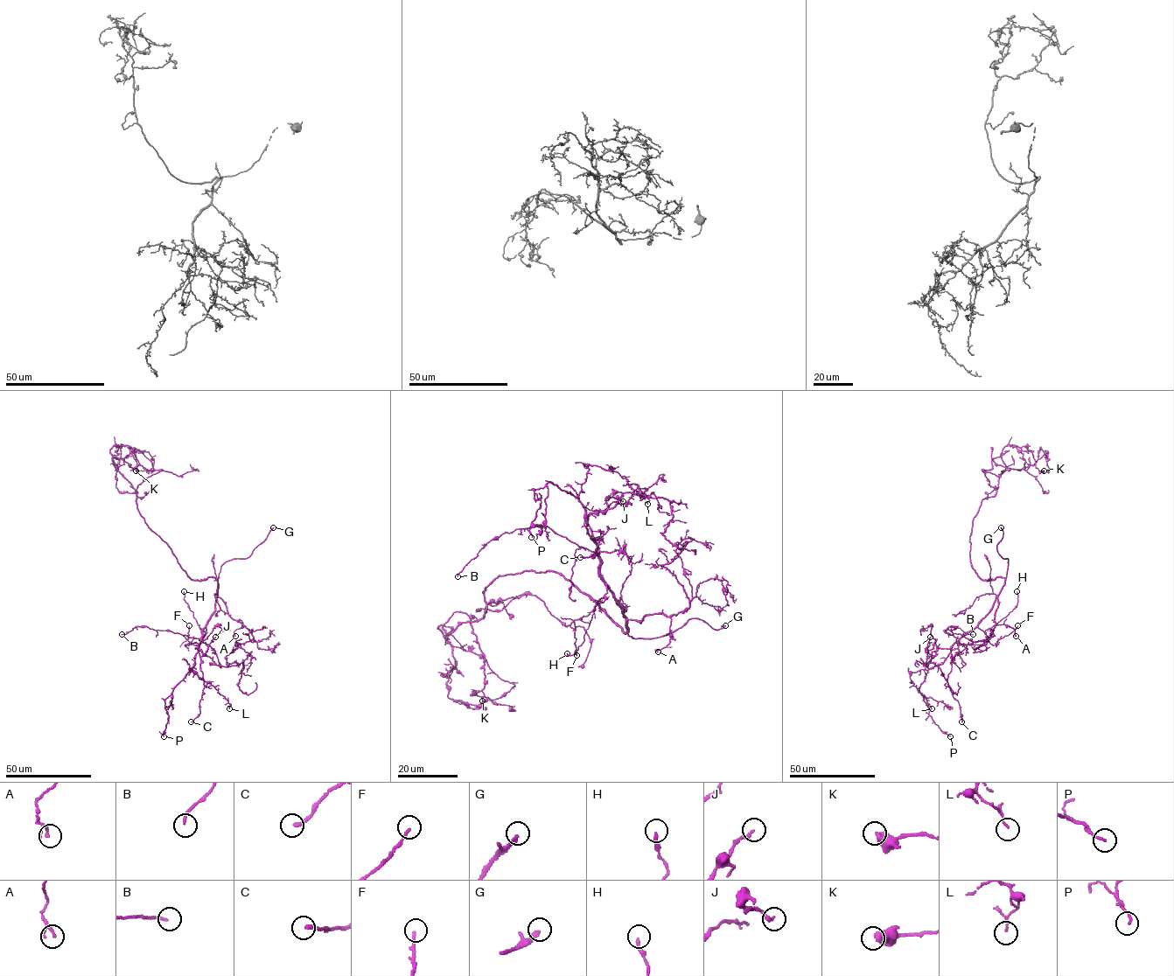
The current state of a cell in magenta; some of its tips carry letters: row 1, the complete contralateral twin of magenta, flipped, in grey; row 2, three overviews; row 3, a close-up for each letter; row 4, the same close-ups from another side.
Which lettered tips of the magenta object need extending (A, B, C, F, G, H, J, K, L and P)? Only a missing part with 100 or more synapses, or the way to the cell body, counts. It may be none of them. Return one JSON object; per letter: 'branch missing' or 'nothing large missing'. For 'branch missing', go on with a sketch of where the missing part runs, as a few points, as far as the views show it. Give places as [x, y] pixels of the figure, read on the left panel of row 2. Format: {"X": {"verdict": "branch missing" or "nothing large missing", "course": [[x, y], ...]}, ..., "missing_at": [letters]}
{"A": {"verdict": "nothing large missing"}, "B": {"verdict": "nothing large missing"}, "C": {"verdict": "nothing large missing"}, "F": {"verdict": "nothing large missing"}, "G": {"verdict": "branch missing", "course": [[273, 527], [284, 517], [289, 519]]}, "H": {"verdict": "nothing large missing"}, "J": {"verdict": "nothing large missing"}, "K": {"verdict": "nothing large missing"}, "L": {"verdict": "nothing large missing"}, "P": {"verdict": "nothing large missing"}, "missing_at": ["G"]}

